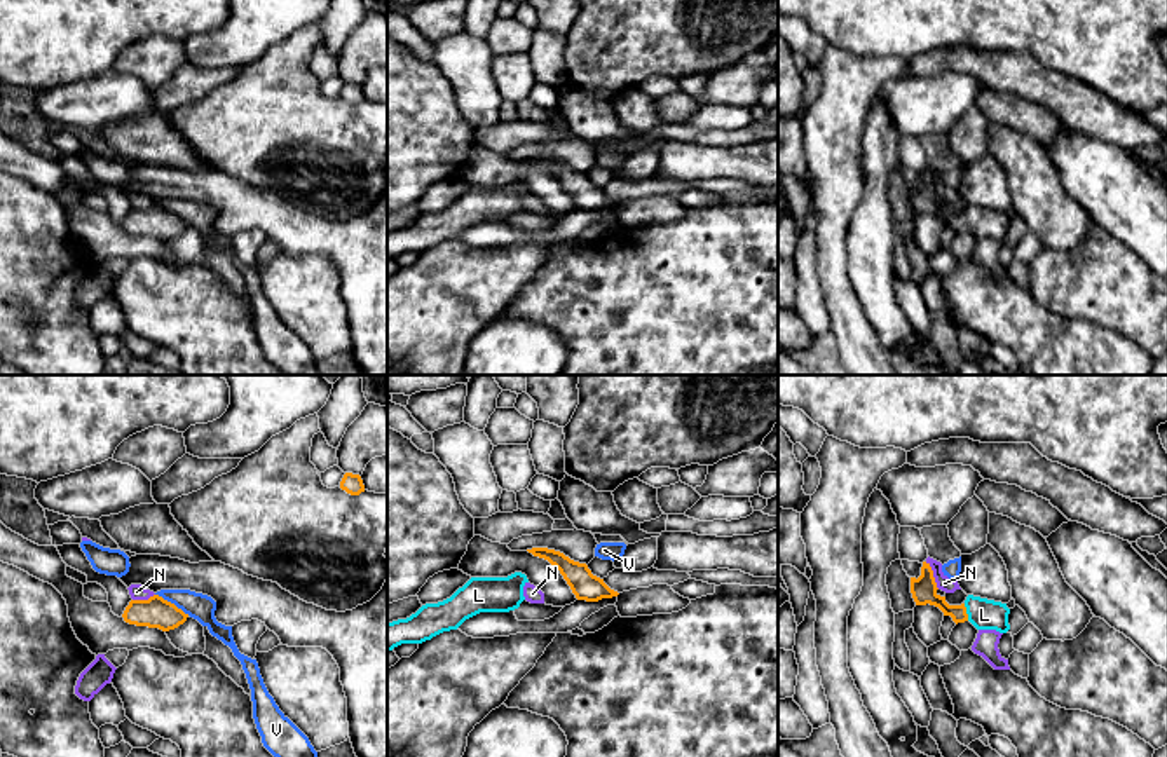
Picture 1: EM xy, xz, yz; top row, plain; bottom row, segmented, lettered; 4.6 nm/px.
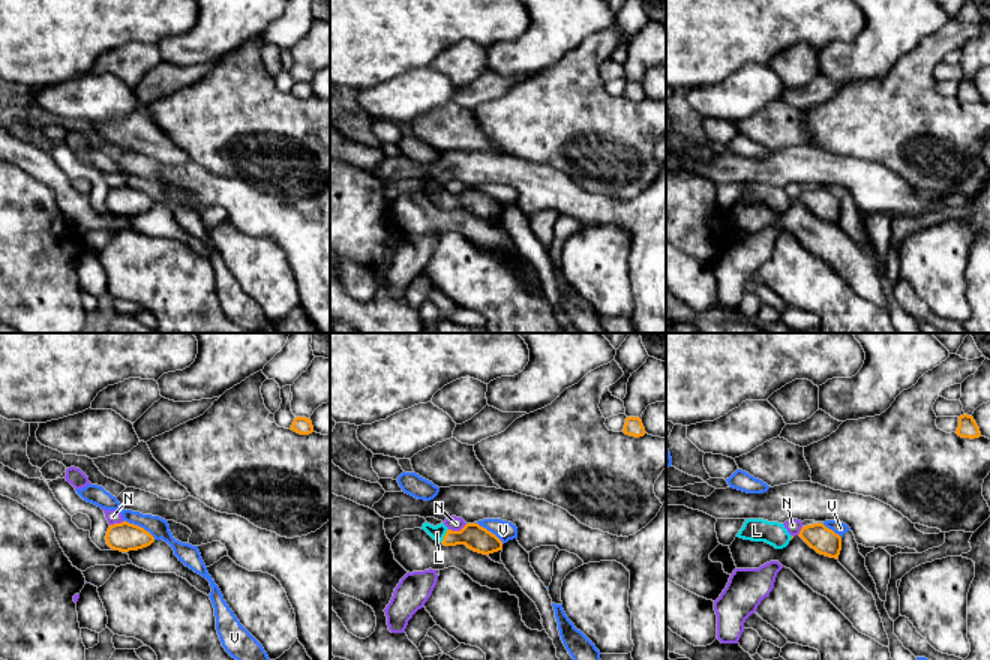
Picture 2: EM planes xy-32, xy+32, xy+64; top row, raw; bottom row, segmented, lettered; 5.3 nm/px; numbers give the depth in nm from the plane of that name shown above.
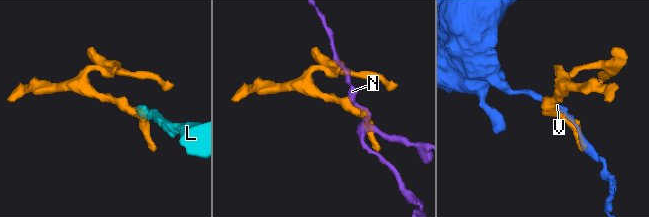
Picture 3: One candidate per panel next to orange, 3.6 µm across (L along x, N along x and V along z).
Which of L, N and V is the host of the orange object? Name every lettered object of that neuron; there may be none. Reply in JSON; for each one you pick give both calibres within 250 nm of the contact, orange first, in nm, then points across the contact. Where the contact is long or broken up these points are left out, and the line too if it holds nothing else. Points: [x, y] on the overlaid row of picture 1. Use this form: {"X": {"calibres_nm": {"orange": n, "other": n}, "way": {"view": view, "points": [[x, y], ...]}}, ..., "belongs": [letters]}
{"L": {"calibres_nm": {"orange": 120, "other": 140}, "way": {"view": "yz", "points": [[923, 590], [948, 609], [965, 613], [984, 614]]}}, "belongs": ["L"]}

